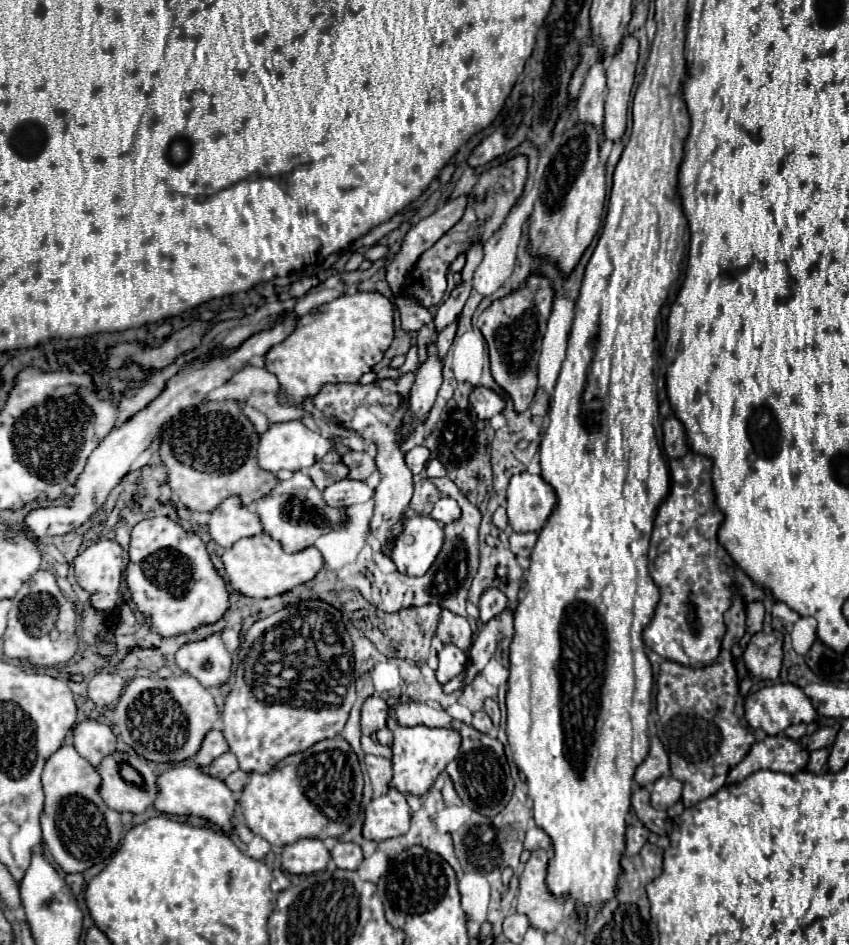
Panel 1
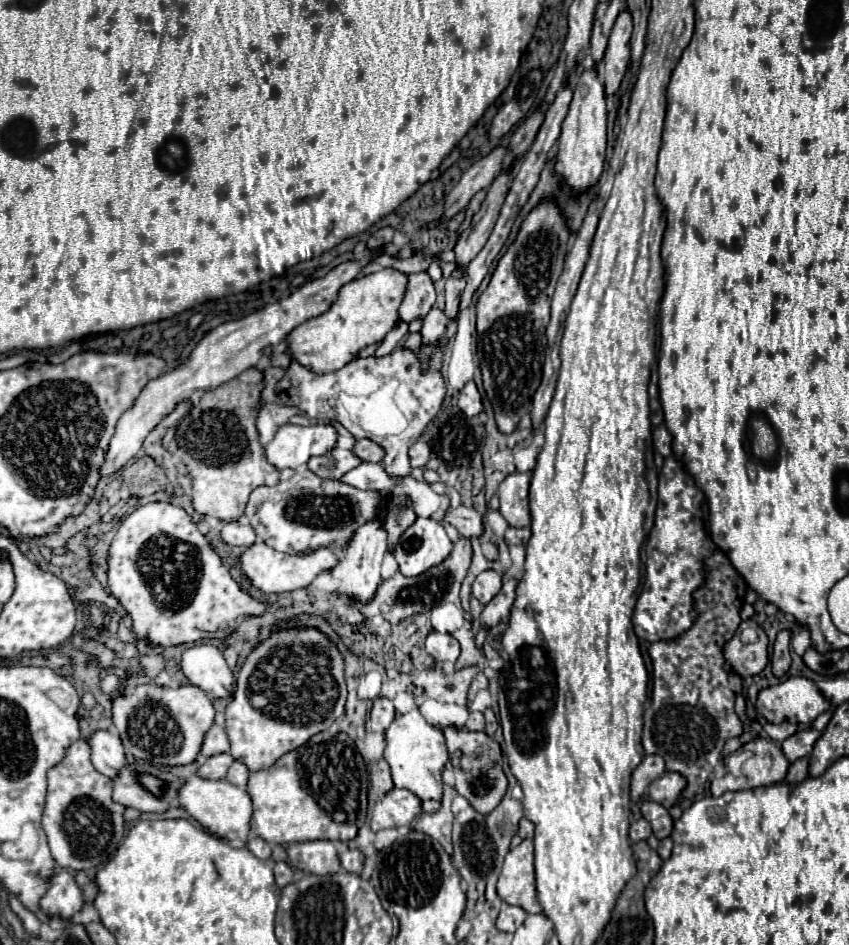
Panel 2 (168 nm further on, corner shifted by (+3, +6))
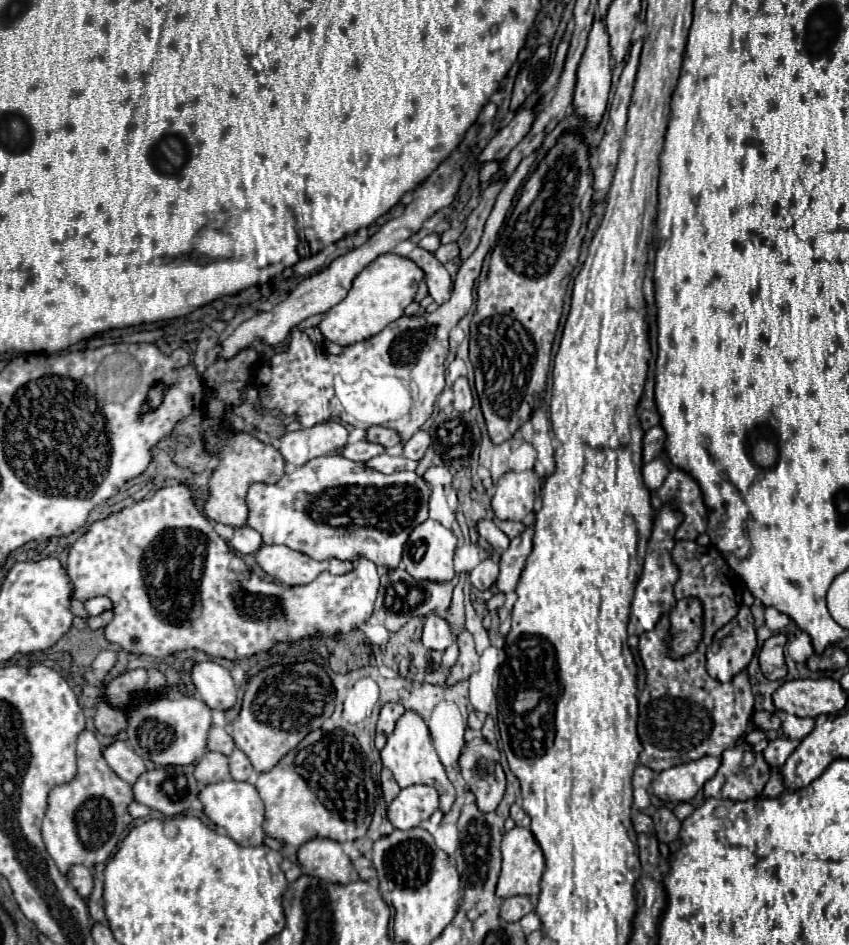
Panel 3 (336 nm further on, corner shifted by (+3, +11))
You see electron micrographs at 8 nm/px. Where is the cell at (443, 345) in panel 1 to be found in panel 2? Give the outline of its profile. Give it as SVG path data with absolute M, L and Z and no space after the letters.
M457 267L453 271L453 275L447 279L445 283L445 315L449 321L453 321L459 313L459 301L465 289L465 279L463 279L463 271Z

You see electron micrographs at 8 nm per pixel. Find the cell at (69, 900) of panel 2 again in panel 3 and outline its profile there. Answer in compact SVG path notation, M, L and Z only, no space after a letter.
M73 866L67 874L67 880L79 892L79 896L83 896L83 898L87 898L93 890L93 874L85 866Z

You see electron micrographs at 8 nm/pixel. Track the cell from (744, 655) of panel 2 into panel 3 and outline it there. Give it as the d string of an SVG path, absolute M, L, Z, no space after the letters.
M742 605L737 616L715 634L713 644L707 648L707 672L711 678L727 682L731 680L731 676L747 668L757 648L753 623L750 608Z

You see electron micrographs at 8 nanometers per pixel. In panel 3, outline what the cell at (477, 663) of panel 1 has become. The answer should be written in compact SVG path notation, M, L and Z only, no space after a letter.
M533 524L527 526L523 534L513 538L509 548L501 552L501 562L499 562L501 572L497 578L497 586L503 594L509 594L515 590L531 550L533 550Z

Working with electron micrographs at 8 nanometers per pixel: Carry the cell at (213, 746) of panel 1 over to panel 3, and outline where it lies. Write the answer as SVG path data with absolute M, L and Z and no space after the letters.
M213 726L213 728L209 730L207 748L213 750L213 752L221 752L221 754L229 756L229 754L235 750L235 742L233 742L233 738L229 736L229 732L227 732L225 728Z

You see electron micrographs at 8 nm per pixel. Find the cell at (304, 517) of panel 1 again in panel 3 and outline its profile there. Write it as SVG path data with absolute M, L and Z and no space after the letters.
M331 454L309 460L295 472L285 474L277 484L253 484L247 492L247 526L257 530L265 544L285 544L291 550L311 556L313 560L337 558L353 562L363 556L391 574L401 562L403 546L409 534L415 526L427 520L429 496L429 484L415 472L381 474L377 470L369 470L363 462L353 462L339 454Z

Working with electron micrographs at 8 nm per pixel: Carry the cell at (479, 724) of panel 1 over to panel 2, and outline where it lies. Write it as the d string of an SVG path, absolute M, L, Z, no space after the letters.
M479 711L469 713L469 719L467 719L465 727L469 731L483 731L485 729L485 717L483 717L483 713L479 713Z

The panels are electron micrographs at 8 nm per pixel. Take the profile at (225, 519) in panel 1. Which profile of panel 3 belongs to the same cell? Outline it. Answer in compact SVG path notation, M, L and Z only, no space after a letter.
M243 526L243 528L237 528L235 530L235 536L231 540L231 546L239 554L255 554L263 546L263 540L261 540L261 534L257 534L253 528Z

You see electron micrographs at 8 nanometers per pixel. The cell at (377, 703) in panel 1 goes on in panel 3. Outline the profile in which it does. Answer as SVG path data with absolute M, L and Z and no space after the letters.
M385 704L379 714L377 732L383 732L385 736L389 736L395 730L395 724L401 718L401 714L405 714L405 708L401 704Z

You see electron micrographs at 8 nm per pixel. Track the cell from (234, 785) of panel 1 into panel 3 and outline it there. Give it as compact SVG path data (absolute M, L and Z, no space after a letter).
M233 750L233 754L229 756L229 772L233 780L251 780L253 778L253 766L249 762L249 758L241 752L241 750Z

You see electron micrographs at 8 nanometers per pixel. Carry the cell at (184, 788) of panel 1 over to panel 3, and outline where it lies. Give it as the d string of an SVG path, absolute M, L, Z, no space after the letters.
M223 780L217 784L209 784L199 792L199 800L205 808L205 814L217 824L227 830L227 834L239 844L239 846L261 846L265 840L263 830L263 818L265 818L265 806L249 782L235 782L235 780Z

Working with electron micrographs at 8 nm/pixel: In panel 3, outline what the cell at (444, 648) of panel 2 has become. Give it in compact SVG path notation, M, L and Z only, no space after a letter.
M427 614L423 626L423 646L429 650L447 650L453 642L455 636L449 622L437 614Z

